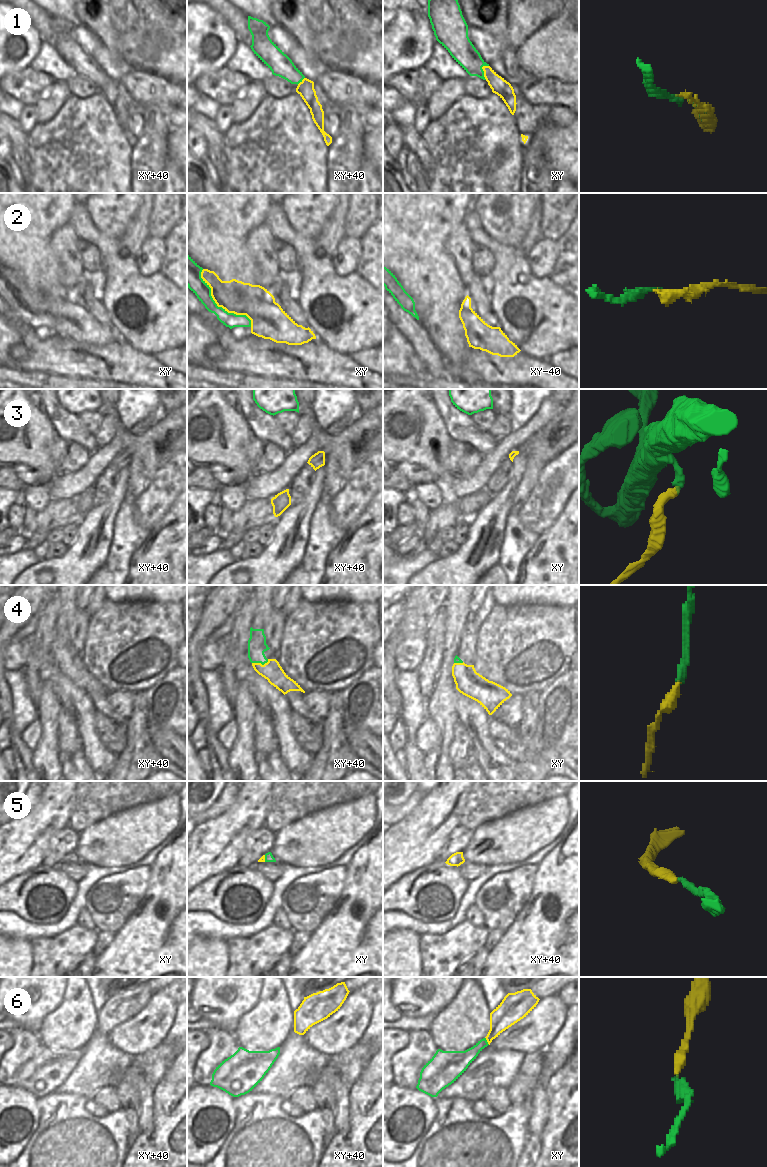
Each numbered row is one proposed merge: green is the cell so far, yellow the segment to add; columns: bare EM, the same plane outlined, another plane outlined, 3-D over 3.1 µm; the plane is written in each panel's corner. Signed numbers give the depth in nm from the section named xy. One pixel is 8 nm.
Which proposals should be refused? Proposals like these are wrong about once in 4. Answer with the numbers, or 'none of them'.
1, 3

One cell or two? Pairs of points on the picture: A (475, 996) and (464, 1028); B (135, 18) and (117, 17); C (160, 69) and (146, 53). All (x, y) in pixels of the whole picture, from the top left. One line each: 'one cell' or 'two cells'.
A: one cell
B: two cells
C: two cells

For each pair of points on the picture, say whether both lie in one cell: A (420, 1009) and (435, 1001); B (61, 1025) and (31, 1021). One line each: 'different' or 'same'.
A: same
B: different

